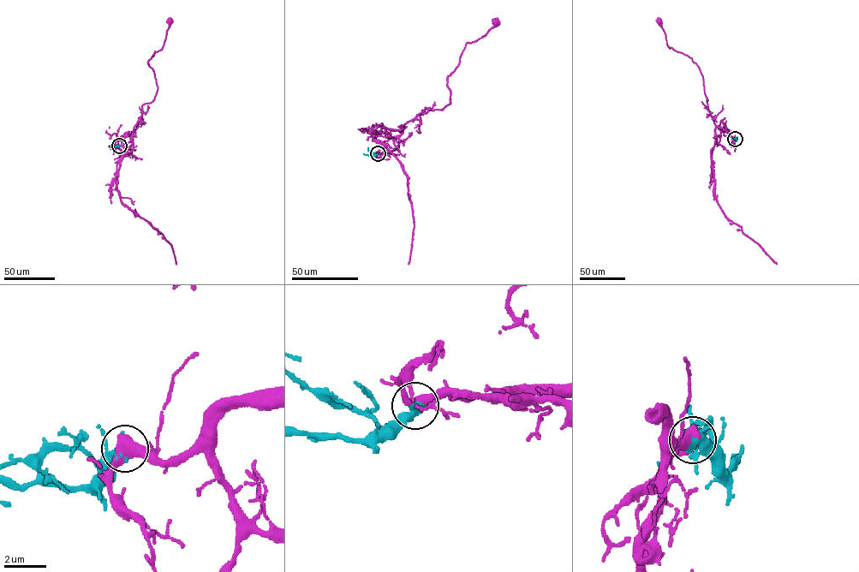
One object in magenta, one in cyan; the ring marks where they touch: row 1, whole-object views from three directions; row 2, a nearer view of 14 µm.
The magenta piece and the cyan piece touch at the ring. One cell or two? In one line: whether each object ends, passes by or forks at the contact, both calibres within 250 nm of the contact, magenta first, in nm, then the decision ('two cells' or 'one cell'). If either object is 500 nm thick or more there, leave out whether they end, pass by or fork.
460 nm thick on the magenta side, 700 nm on the other; one cell

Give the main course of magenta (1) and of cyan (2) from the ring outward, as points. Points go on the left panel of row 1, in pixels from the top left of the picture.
1: (119, 145), (132, 140), (142, 105), (154, 98), (158, 86), (148, 61), (163, 45), (169, 21)
2: (119, 145), (108, 145)

